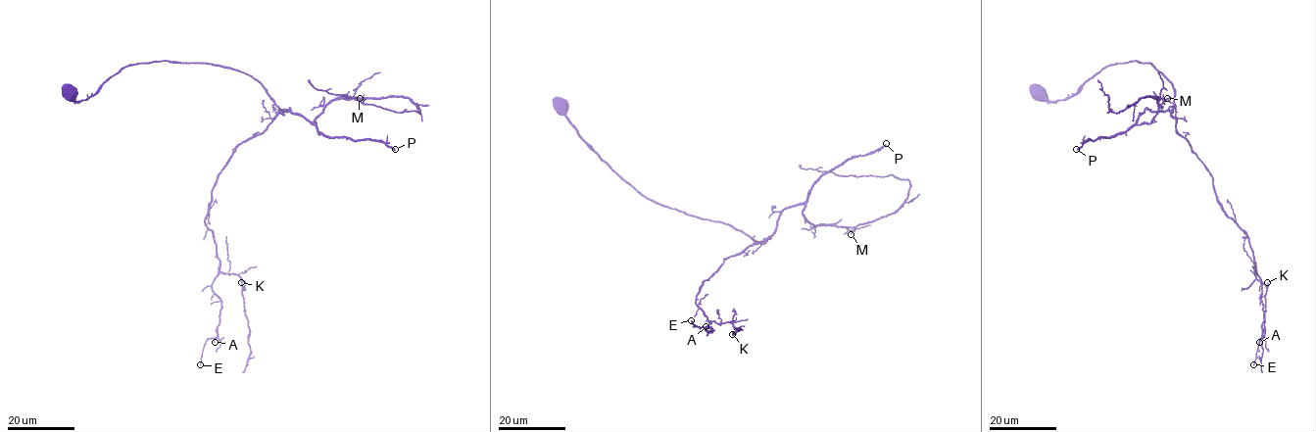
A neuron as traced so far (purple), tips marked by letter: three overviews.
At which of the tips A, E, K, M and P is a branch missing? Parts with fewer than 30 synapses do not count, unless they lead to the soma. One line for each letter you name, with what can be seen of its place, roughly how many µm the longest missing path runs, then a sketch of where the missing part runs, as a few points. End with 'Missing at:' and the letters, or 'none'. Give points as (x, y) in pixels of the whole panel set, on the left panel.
P: at (395, 149); about 130 µm are missing
Missing at: P

